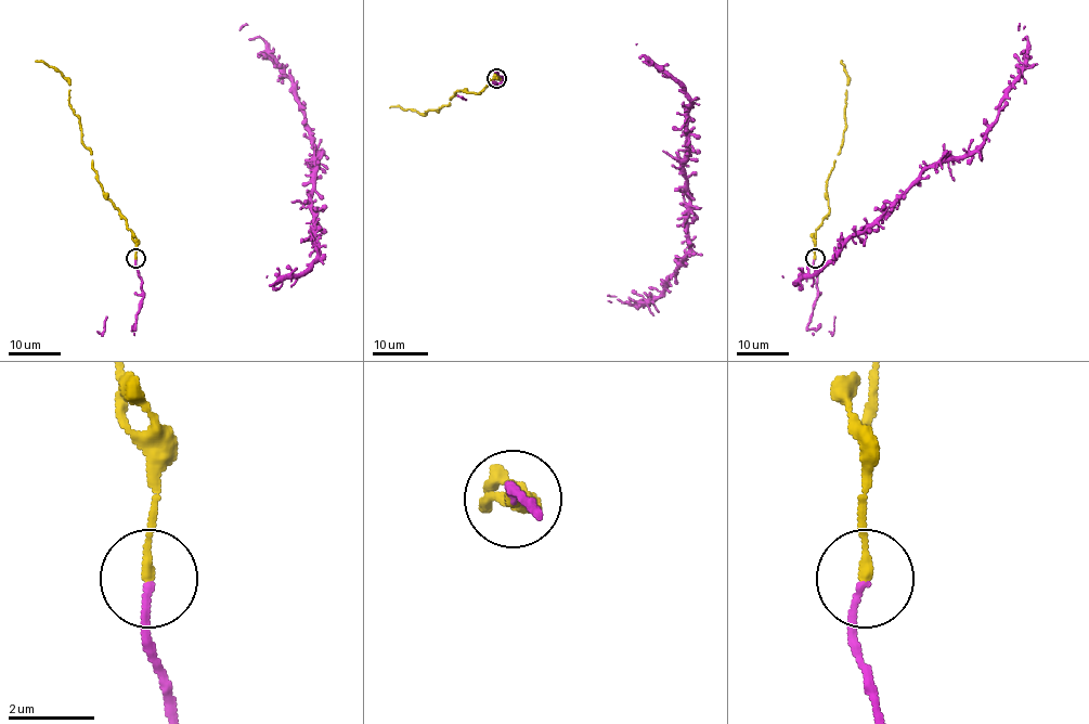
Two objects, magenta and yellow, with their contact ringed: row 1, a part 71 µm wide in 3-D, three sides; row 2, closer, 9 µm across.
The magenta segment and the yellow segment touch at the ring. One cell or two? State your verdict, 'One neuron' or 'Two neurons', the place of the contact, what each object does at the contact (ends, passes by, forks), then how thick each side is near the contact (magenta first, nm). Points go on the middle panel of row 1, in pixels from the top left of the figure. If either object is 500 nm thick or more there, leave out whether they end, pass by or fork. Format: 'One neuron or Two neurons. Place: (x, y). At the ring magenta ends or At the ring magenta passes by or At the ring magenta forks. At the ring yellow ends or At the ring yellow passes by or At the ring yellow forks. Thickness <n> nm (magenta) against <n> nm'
One neuron. Place: (496, 78). At the ring magenta ends. At the ring yellow ends. Thickness 150 nm (magenta) against 220 nm

